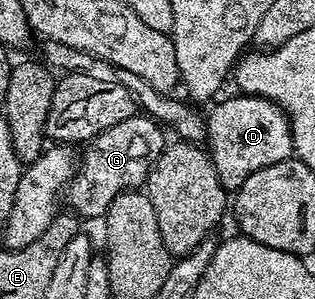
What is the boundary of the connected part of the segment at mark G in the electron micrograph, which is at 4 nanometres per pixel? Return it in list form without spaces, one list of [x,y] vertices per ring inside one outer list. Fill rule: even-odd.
[[[138,113],[96,135],[84,148],[85,155],[83,151],[77,172],[73,174],[73,179],[68,185],[67,199],[69,195],[69,203],[74,207],[70,208],[82,220],[100,220],[111,205],[111,201],[119,197],[119,193],[140,188],[148,180],[153,162],[161,156],[161,152],[167,146],[164,134],[166,135],[166,132],[162,124],[156,119]]]

